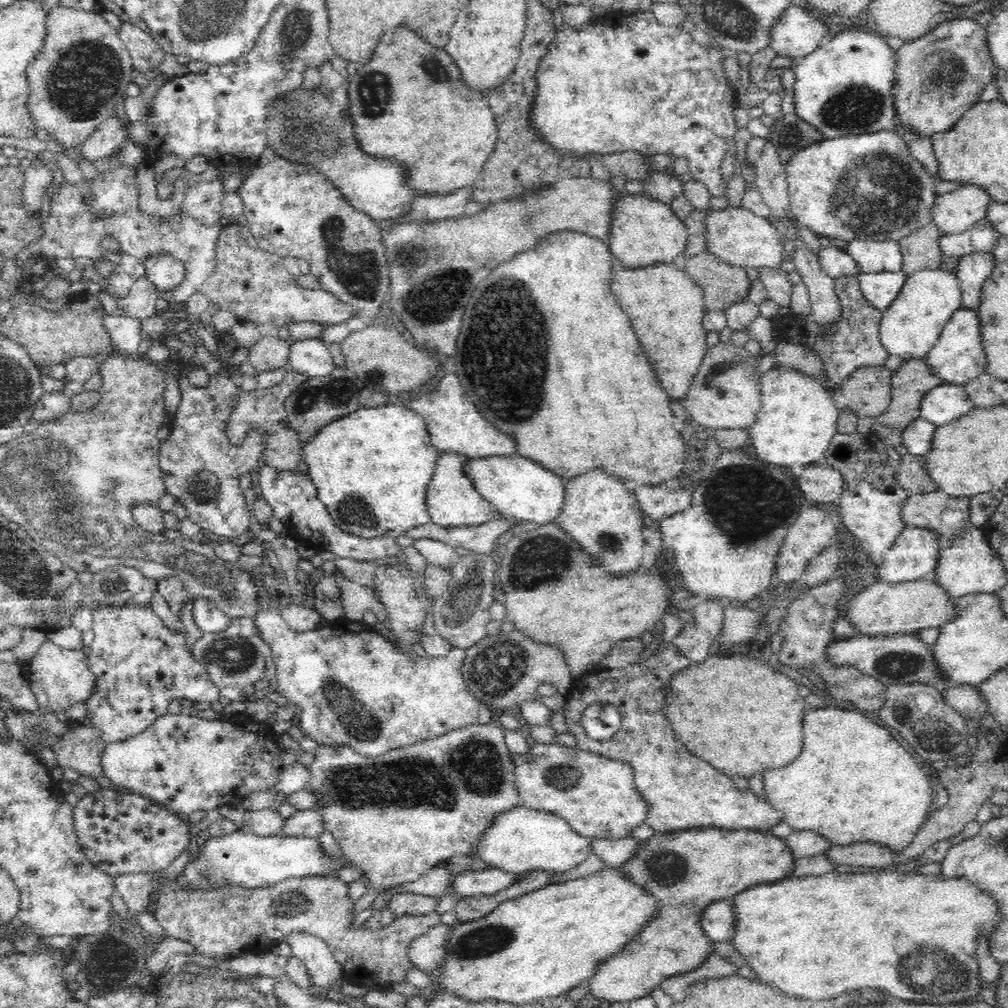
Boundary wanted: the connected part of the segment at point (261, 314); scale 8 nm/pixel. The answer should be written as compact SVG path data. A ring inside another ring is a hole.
M234 223L223 227L216 251L216 272L199 290L220 310L236 310L244 322L272 324L278 328L288 322L330 327L362 320L361 317L365 314L354 304L343 302L327 290L310 290L294 285L293 275L285 269L284 257L260 247L254 233L246 225Z

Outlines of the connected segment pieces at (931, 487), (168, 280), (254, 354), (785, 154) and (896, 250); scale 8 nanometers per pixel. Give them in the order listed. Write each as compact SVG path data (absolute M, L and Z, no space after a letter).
M904 445L896 446L896 450L904 454L904 464L900 464L900 470L898 470L898 482L908 492L921 494L940 490L940 484L932 477L930 469L927 469L927 460L924 455L912 454Z
M158 254L144 261L148 277L158 285L160 292L174 290L186 276L186 265L172 256Z
M268 336L250 349L250 362L259 374L276 370L286 370L289 367L291 346L282 339L276 340Z
M796 111L778 117L773 129L775 131L774 144L780 151L782 164L786 165L796 150L825 138L816 125L802 119Z
M896 239L887 241L848 241L848 253L862 265L864 273L900 272L904 266L902 245Z

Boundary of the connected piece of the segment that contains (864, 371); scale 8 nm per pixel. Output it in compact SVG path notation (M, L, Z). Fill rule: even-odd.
M884 365L861 367L841 381L842 390L832 397L841 409L850 407L860 416L882 416L892 404L896 372Z

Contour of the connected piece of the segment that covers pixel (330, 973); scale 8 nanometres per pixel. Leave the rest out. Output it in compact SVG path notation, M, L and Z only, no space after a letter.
M292 929L282 935L280 941L290 946L292 957L302 959L308 965L314 984L326 987L342 977L341 966L322 937L305 930Z

